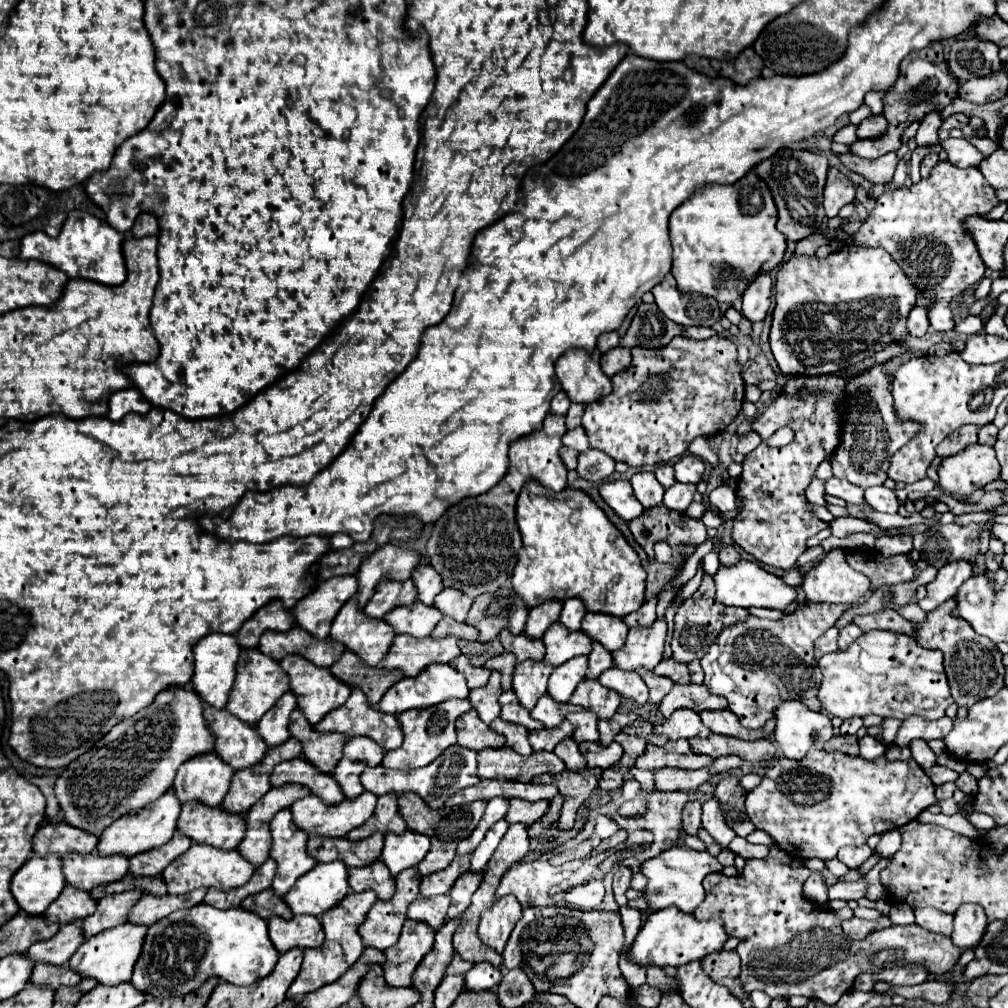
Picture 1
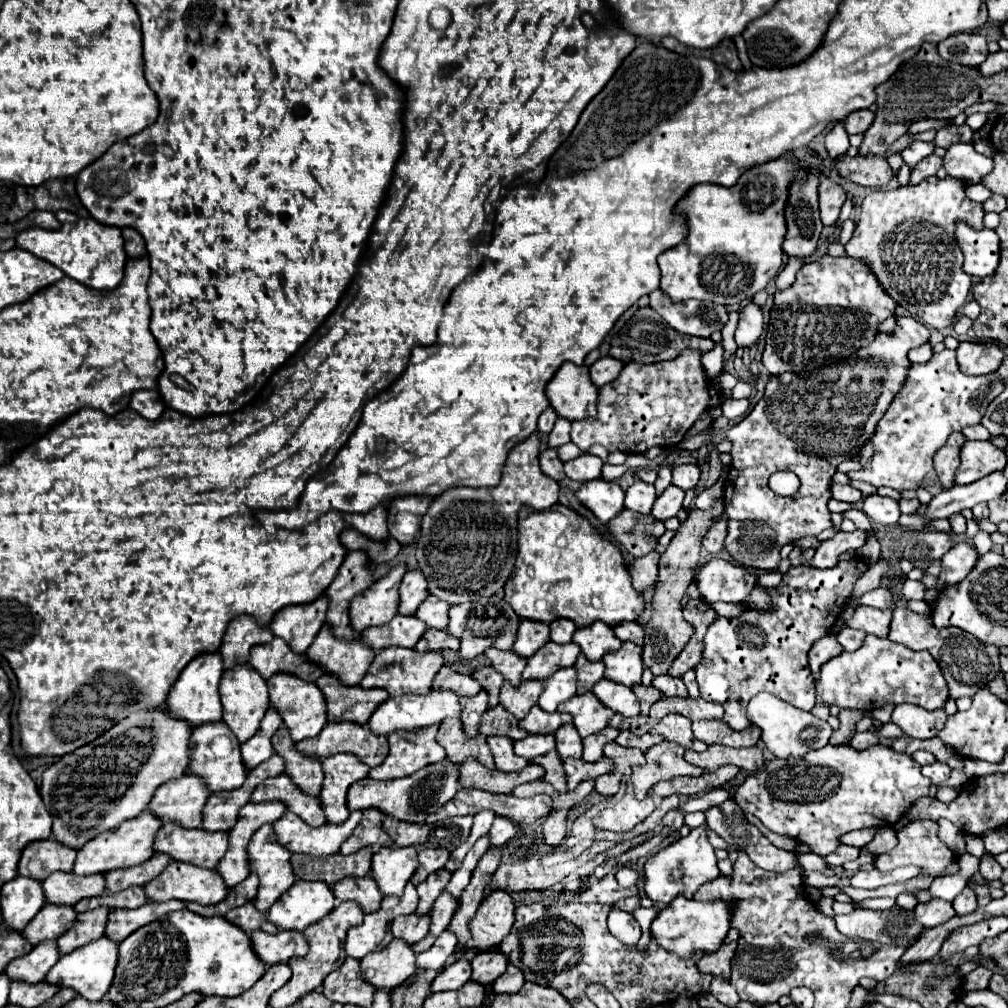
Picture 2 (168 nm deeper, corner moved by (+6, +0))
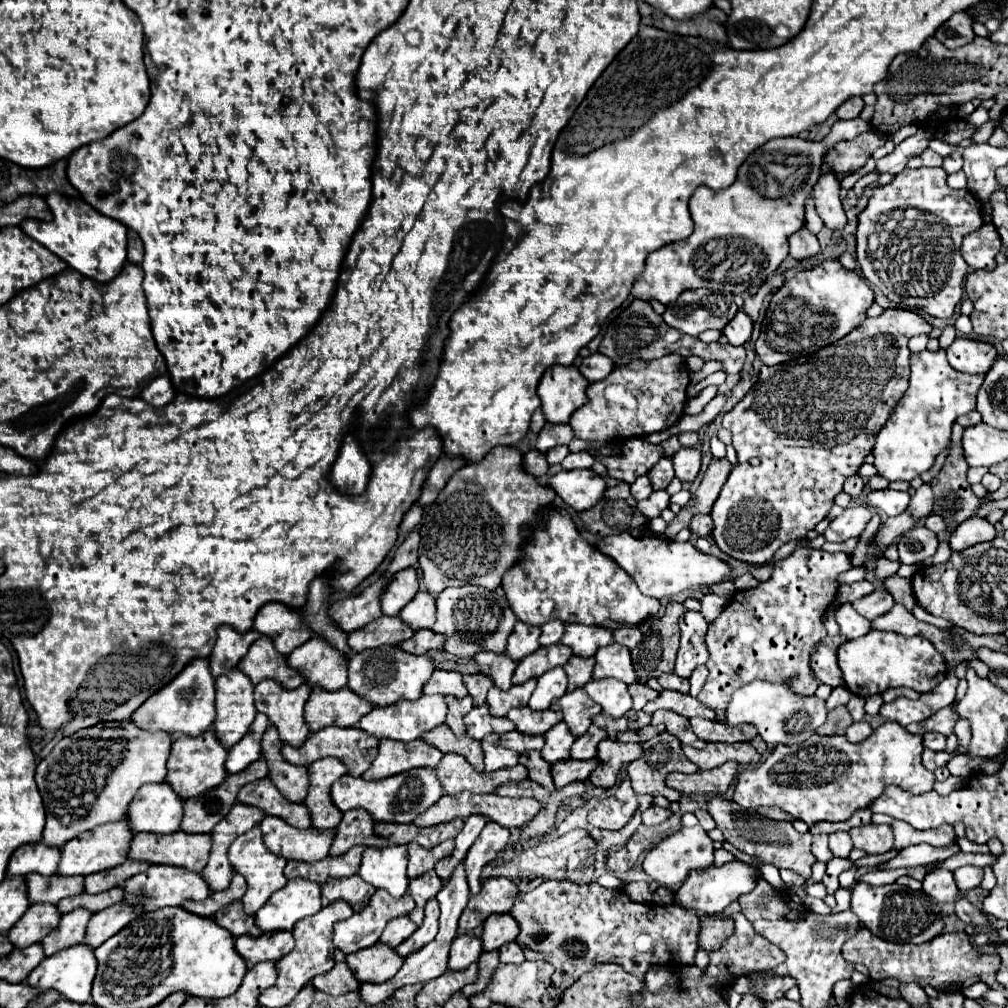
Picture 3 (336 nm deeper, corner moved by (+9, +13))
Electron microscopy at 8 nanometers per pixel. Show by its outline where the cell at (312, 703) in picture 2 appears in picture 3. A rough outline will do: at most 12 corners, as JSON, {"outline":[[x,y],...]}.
{"outline":[[275,679],[255,685],[255,707],[297,747],[309,735],[311,687],[285,689]]}

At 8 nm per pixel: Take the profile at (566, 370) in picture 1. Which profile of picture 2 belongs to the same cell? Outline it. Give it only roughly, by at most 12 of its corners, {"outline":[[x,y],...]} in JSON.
{"outline":[[564,362],[546,396],[560,418],[596,416],[586,366]]}

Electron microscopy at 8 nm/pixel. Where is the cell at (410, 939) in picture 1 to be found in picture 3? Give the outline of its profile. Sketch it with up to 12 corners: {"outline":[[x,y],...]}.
{"outline":[[387,943],[347,955],[361,983],[381,983],[401,969],[403,957]]}

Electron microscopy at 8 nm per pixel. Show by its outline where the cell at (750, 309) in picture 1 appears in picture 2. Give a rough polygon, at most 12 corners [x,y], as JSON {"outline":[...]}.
{"outline":[[752,302],[740,310],[736,344],[750,348],[762,334],[762,310]]}

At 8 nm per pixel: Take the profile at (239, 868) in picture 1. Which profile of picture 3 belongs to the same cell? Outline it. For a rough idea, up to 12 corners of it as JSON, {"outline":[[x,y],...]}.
{"outline":[[151,865],[123,883],[125,901],[155,911],[203,901],[199,873]]}

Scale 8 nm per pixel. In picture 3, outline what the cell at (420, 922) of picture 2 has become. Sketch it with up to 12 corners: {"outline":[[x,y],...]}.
{"outline":[[409,915],[387,923],[381,941],[397,947],[417,925]]}

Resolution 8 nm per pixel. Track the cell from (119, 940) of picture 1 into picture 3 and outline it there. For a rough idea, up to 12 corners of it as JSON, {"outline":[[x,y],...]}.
{"outline":[[79,943],[45,957],[27,977],[39,991],[91,1001],[95,949]]}

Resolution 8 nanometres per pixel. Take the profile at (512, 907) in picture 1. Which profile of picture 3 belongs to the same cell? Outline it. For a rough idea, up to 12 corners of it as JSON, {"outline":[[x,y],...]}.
{"outline":[[489,877],[471,895],[459,927],[477,929],[489,915],[509,913],[519,889]]}

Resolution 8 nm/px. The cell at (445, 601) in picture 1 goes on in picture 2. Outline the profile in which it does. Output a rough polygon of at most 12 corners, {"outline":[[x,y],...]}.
{"outline":[[428,596],[416,618],[428,628],[448,626],[448,608],[436,596]]}

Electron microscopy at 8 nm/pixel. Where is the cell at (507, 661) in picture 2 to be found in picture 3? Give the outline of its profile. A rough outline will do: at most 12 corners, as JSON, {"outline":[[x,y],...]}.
{"outline":[[479,651],[473,657],[493,683],[507,691],[515,661],[505,653]]}

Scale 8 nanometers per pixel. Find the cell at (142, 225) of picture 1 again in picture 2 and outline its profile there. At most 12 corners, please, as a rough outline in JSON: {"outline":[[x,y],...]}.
{"outline":[[132,228],[122,230],[130,258],[144,258],[142,236]]}

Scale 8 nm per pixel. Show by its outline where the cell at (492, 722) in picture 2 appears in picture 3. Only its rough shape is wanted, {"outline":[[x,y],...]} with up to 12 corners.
{"outline":[[489,705],[465,715],[467,735],[483,739],[487,733],[515,729],[507,717],[493,717]]}

